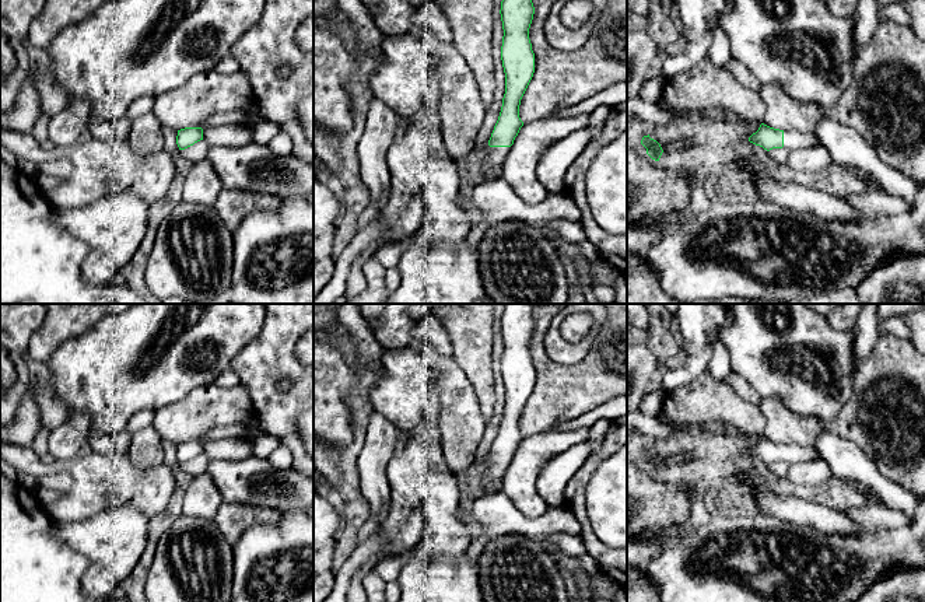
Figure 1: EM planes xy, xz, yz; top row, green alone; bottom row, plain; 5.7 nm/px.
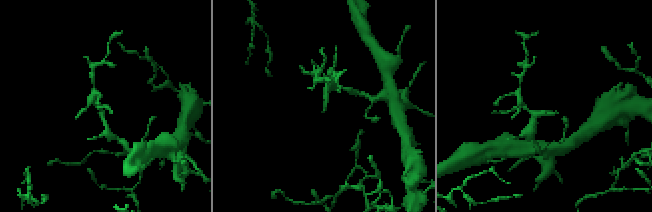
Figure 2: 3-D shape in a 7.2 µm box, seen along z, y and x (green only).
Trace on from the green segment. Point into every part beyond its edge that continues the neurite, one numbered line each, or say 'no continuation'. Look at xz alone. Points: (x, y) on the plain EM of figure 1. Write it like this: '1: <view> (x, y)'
1: xz (491, 483)

